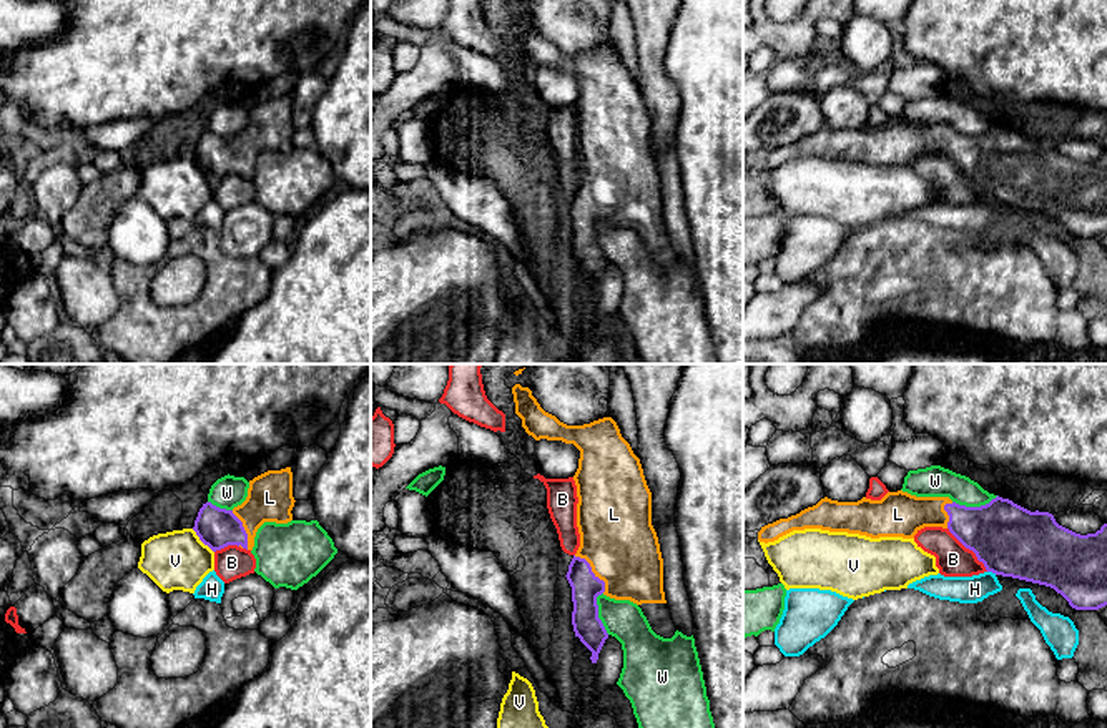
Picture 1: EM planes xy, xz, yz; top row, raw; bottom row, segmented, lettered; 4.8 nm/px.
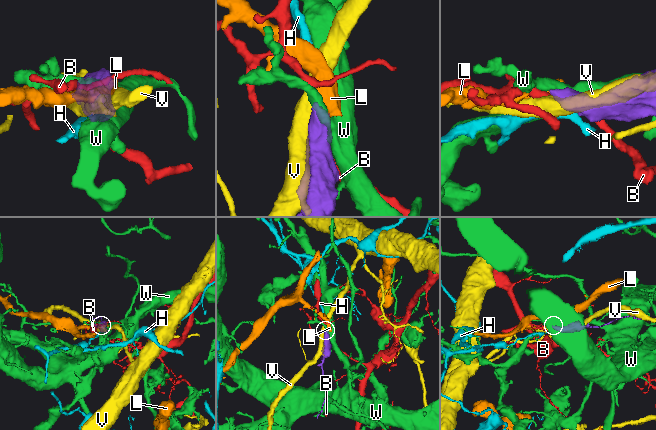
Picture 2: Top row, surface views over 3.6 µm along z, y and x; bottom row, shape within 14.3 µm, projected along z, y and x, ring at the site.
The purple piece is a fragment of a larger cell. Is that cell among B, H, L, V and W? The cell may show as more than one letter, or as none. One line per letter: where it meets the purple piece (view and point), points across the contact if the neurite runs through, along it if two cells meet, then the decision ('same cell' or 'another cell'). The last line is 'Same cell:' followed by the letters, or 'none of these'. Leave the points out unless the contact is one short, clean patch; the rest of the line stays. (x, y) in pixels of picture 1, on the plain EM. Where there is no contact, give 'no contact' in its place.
B: contact yz (969, 177); another cell
H: contact yz (993, 200); border yz (988, 198), (996, 201); another cell
L: contact xz (590, 198); way xz (585, 215), (590, 198), (614, 175), (617, 167); same cell
V: contact xy (201, 168); another cell
W: contact yz (974, 135); another cell
Same cell: L

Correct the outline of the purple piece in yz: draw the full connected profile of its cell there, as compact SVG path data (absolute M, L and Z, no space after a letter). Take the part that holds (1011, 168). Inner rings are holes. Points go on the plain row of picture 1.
M903 118L888 120L881 128L863 125L858 130L838 130L824 125L796 143L761 155L758 168L768 171L804 156L871 166L914 166L924 155L947 156L976 181L987 199L1050 214L1075 238L1099 238L1107 233L1107 151L1095 161L1080 163L1059 153L1049 140L1031 140L999 123L981 135L959 133L949 125L916 125Z

